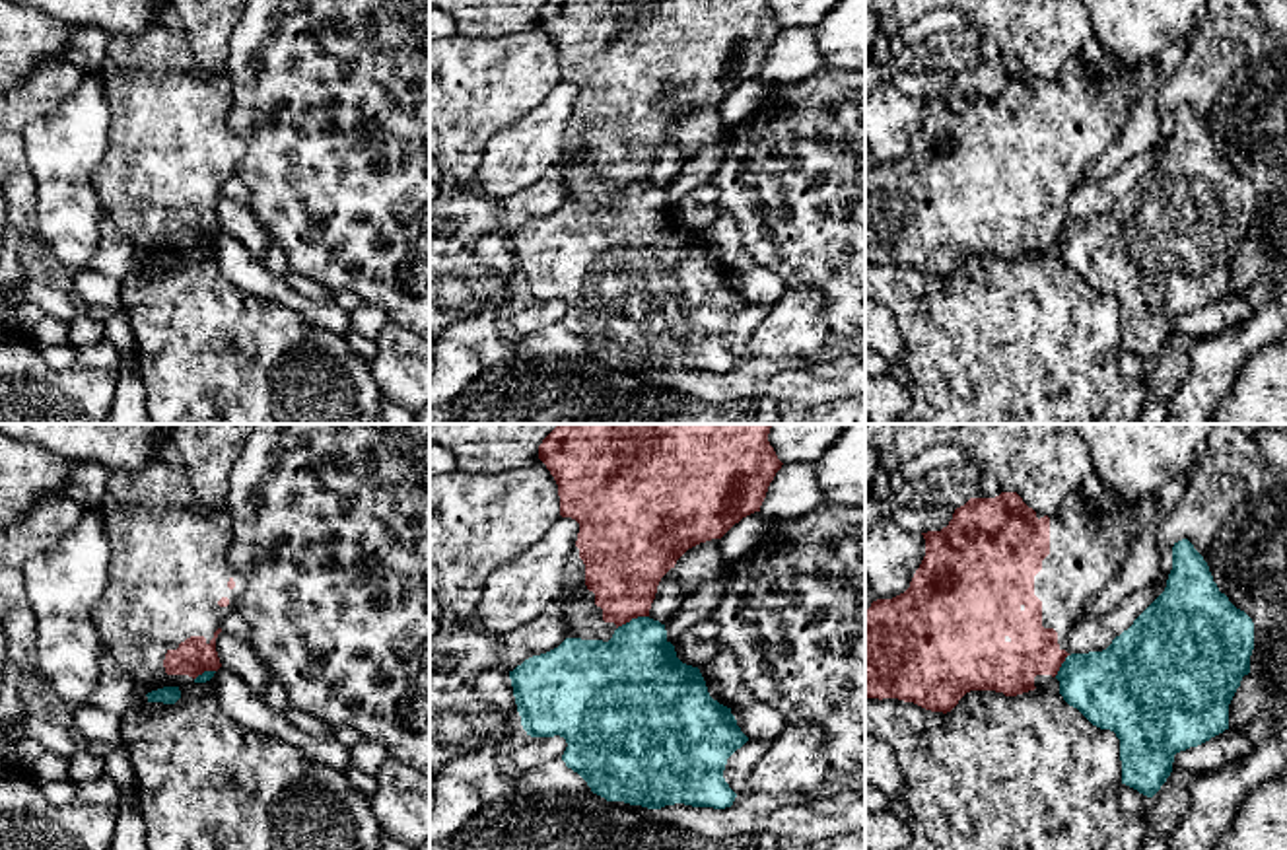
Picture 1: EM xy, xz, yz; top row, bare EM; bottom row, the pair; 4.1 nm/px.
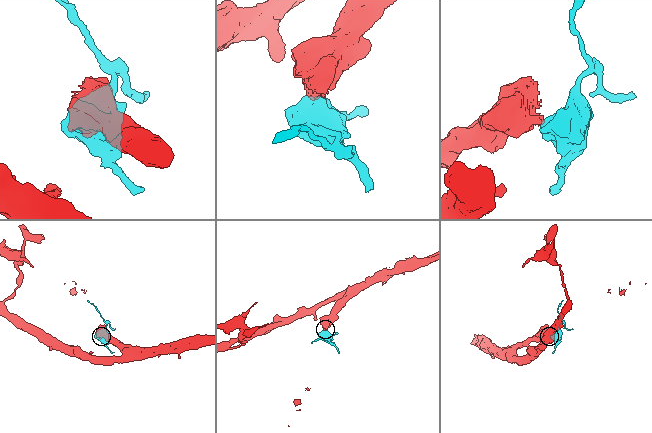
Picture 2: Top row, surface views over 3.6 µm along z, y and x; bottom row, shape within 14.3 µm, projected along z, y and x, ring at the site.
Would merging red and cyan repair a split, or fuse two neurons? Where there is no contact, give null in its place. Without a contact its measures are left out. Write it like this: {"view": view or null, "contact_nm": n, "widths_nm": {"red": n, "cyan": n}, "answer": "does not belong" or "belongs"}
{"view": "xz", "contact_nm": 150, "widths_nm": {"red": 340, "cyan": 380}, "answer": "does not belong"}

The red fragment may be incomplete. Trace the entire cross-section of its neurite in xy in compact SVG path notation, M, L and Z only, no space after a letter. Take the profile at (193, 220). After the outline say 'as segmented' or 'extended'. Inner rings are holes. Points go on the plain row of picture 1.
M156 23L140 35L113 35L101 68L109 99L109 144L91 173L91 189L107 216L130 239L144 259L163 251L185 251L204 235L222 231L216 202L222 183L235 173L245 144L227 126L233 86L227 74L202 68L183 29Z; extended

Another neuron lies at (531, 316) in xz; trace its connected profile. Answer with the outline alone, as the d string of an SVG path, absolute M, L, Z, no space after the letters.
M525 301L517 307L513 323L521 338L546 329L550 325L562 323L568 307L564 301Z

